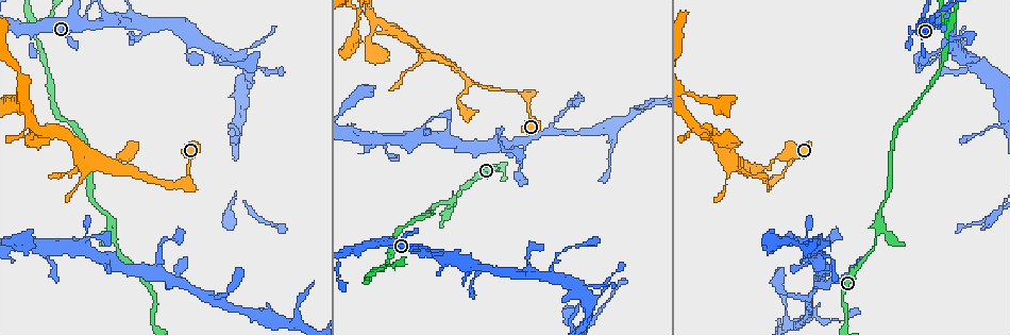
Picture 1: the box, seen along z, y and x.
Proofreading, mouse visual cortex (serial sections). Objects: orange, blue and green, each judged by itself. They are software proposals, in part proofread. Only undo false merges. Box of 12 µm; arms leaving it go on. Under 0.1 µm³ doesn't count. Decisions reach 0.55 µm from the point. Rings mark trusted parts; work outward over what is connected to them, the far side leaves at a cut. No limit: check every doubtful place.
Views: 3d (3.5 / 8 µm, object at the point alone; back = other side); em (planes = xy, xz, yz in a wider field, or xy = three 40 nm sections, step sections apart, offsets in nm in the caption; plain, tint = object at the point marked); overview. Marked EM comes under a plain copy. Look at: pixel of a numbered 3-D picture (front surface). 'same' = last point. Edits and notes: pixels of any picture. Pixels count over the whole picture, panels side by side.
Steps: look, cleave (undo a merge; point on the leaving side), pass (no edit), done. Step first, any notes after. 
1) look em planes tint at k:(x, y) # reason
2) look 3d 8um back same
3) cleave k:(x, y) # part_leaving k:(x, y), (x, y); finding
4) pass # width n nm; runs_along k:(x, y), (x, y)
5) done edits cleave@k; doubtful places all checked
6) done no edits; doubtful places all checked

look 3d 3.5um back at 1:(190, 175) # abrupt turn

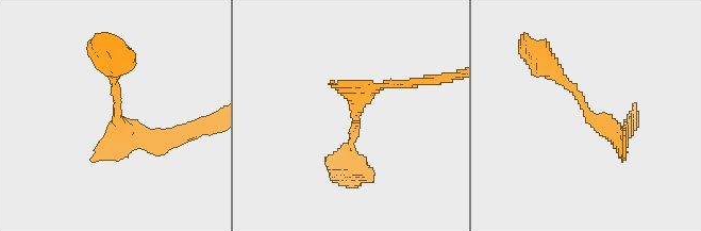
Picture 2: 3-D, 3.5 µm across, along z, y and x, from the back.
look em xy step 5 tint at 2:(591, 114)

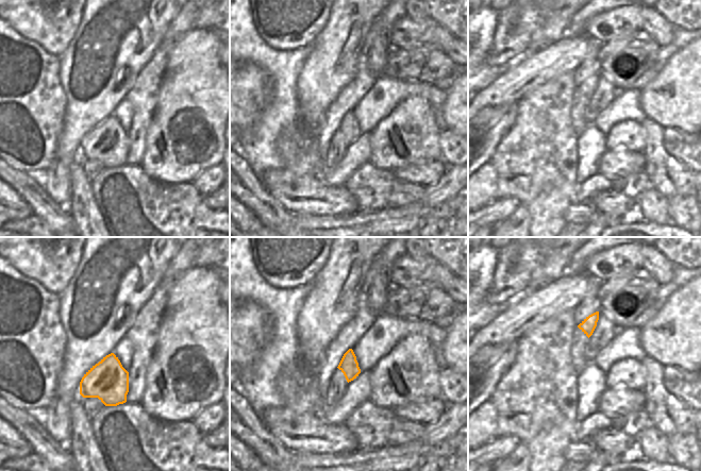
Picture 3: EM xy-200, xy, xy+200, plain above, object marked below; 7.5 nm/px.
pass # one cell here

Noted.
look 3d 8um at 1:(376, 270) # a fork

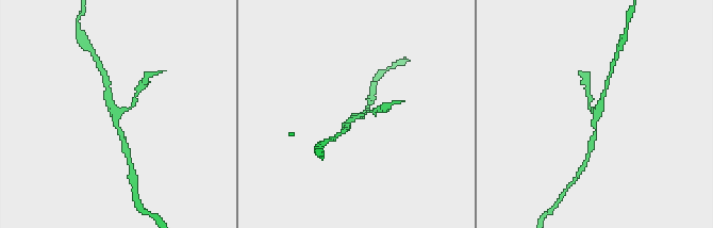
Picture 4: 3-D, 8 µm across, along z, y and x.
look em xy step 2 tint at 4:(595, 119) # arms 3; arm_widths 150, 200, 200 nm; now the EM

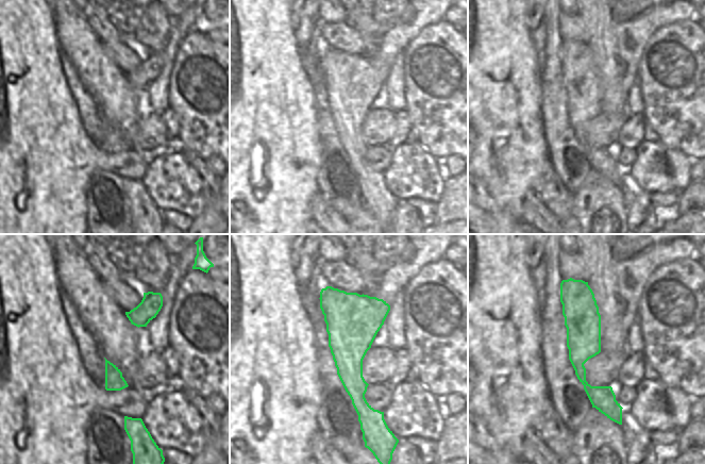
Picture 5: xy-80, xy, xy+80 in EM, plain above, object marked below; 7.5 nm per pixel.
pass # runs_along 5:(329, 288), (349, 317), (363, 423); all the same cell

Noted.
look 3d 3.5um at 1:(425, 249) # sharp bend

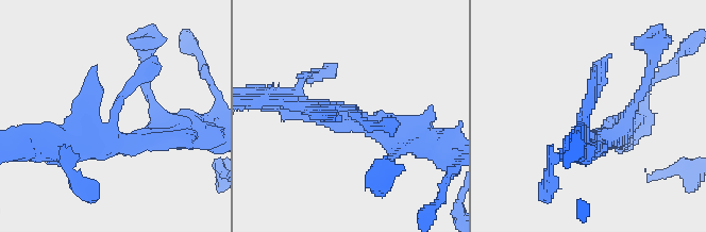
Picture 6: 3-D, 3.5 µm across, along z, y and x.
look em xy step 5 tint at 6:(112, 112) # shape alone is not enough

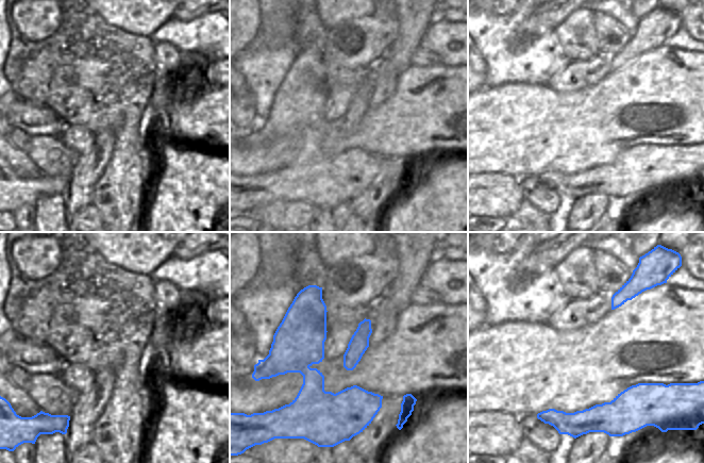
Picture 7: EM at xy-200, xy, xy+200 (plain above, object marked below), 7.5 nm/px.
pass # runs_along 6:(73, 148), (106, 148), (119, 96), (158, 72); one cell here

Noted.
done no edits; doubtful places all checked

